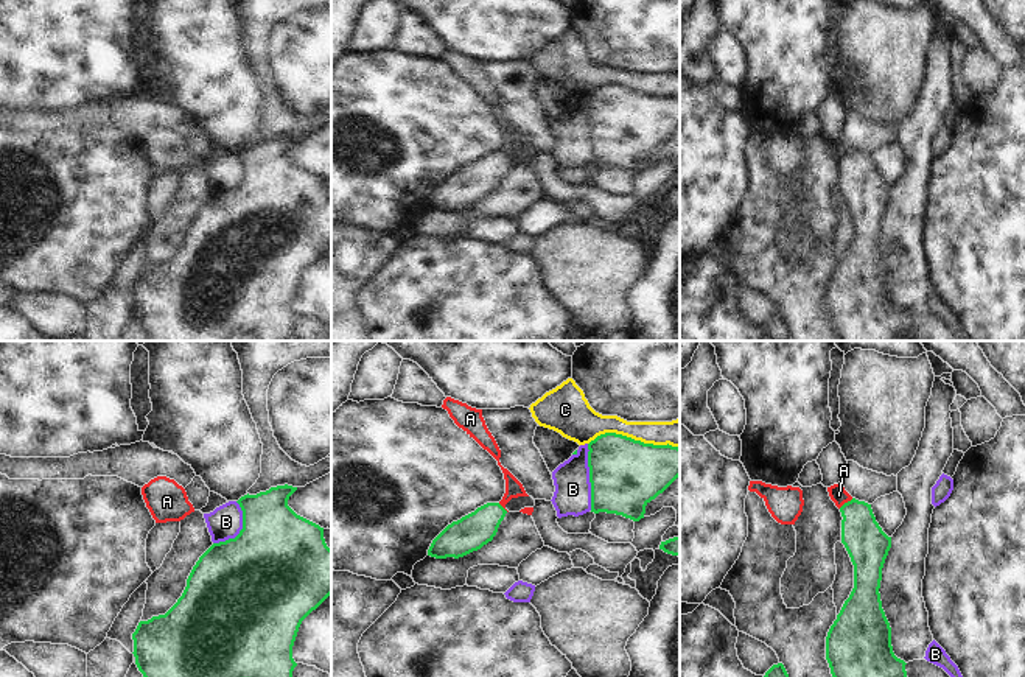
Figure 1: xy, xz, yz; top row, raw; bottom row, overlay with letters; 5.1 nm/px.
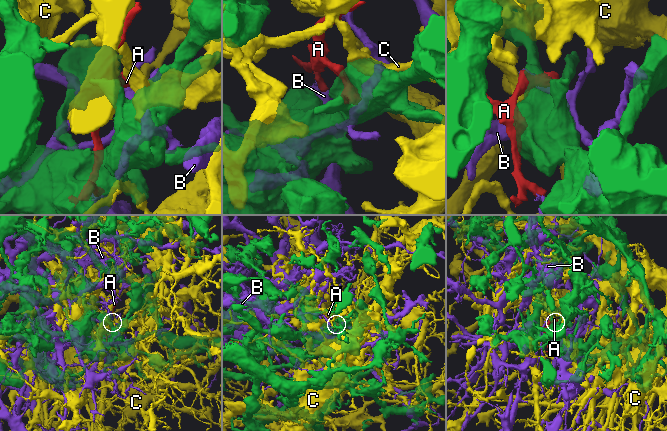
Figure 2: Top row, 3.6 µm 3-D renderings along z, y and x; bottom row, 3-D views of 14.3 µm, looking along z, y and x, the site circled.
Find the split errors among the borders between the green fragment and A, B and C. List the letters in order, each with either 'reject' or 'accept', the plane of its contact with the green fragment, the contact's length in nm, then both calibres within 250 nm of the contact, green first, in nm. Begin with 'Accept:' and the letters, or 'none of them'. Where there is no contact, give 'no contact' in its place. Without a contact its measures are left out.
Accept: none of them
A: reject; meets green in yz; contact 90 nm long; 220 nm thick on the green side, 90 nm on the other
B: reject; meets green in xz; contact 340 nm long; 360 nm thick on the green side, 190 nm on the other
C: reject; meets green in xz; contact 480 nm long; 360 nm thick on the green side, 150 nm on the other

